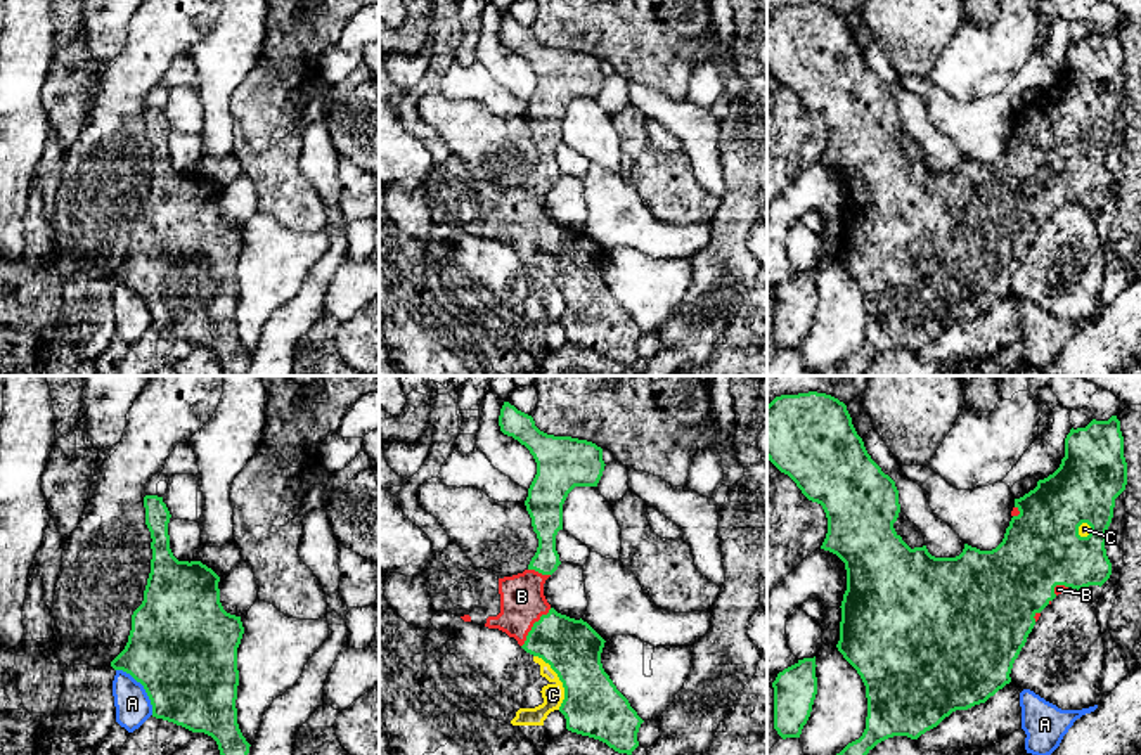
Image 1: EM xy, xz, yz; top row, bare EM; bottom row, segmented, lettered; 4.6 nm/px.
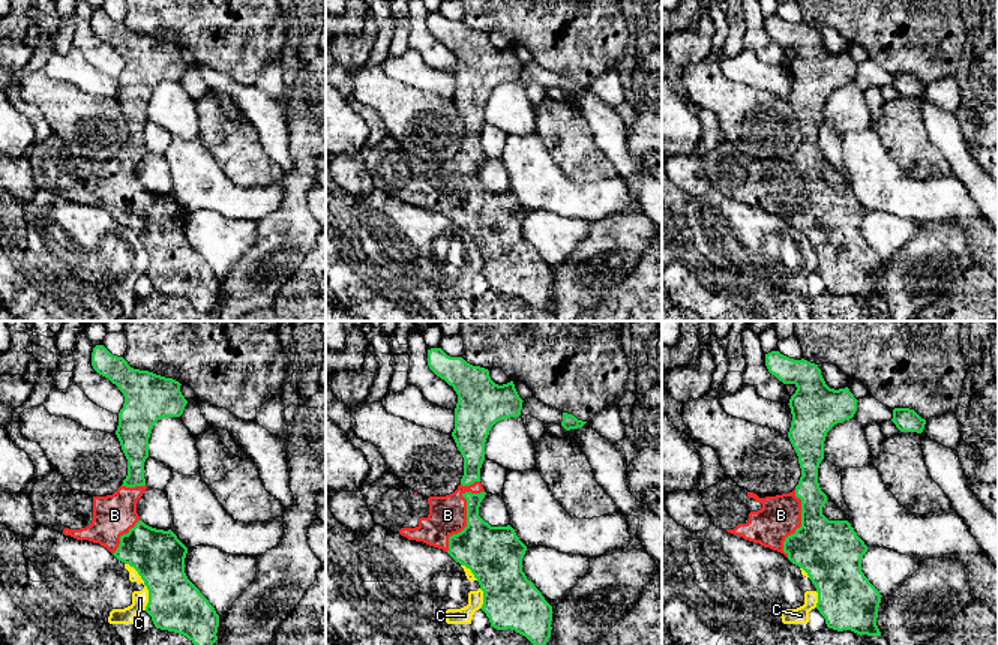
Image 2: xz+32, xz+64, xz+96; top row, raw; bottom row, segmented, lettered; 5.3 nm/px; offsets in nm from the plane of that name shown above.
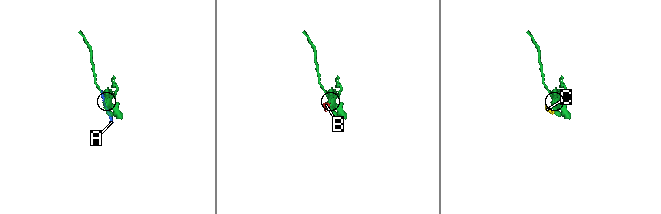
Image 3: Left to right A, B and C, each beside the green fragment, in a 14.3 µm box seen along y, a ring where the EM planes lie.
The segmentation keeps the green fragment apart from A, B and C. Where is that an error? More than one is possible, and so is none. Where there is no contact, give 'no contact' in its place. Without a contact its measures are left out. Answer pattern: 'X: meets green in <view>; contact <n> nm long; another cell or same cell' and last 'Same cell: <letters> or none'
A: meets green in xy; contact 280 nm long; another cell
B: meets green in xz; contact 240 nm long; same cell
C: meets green in xz; contact 280 nm long; another cell
Same cell: B

